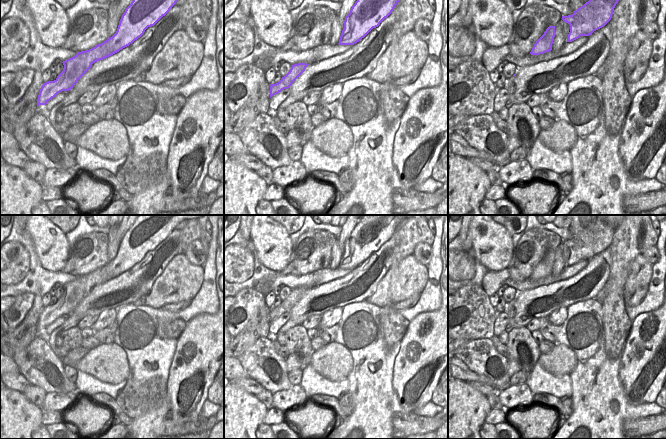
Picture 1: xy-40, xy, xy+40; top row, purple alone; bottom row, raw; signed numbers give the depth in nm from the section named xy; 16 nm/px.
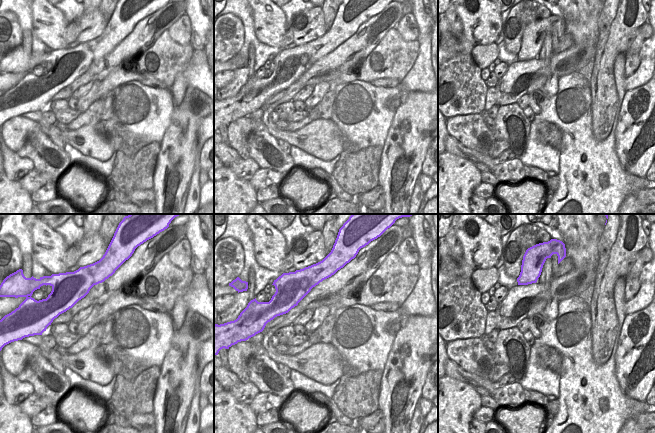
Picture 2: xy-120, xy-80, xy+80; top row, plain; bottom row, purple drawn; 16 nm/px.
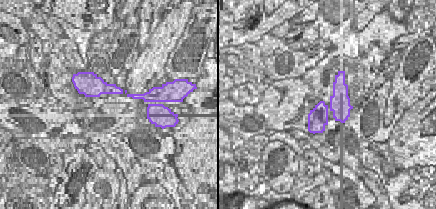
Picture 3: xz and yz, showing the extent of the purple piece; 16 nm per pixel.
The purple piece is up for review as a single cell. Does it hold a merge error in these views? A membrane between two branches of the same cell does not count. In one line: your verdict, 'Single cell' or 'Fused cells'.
Single cell

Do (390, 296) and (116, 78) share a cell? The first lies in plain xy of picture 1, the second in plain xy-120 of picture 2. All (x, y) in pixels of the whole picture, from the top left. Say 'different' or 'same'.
same

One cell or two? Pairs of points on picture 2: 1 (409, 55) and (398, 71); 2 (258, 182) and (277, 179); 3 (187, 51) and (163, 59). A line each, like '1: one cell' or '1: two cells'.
1: one cell
2: one cell
3: one cell

